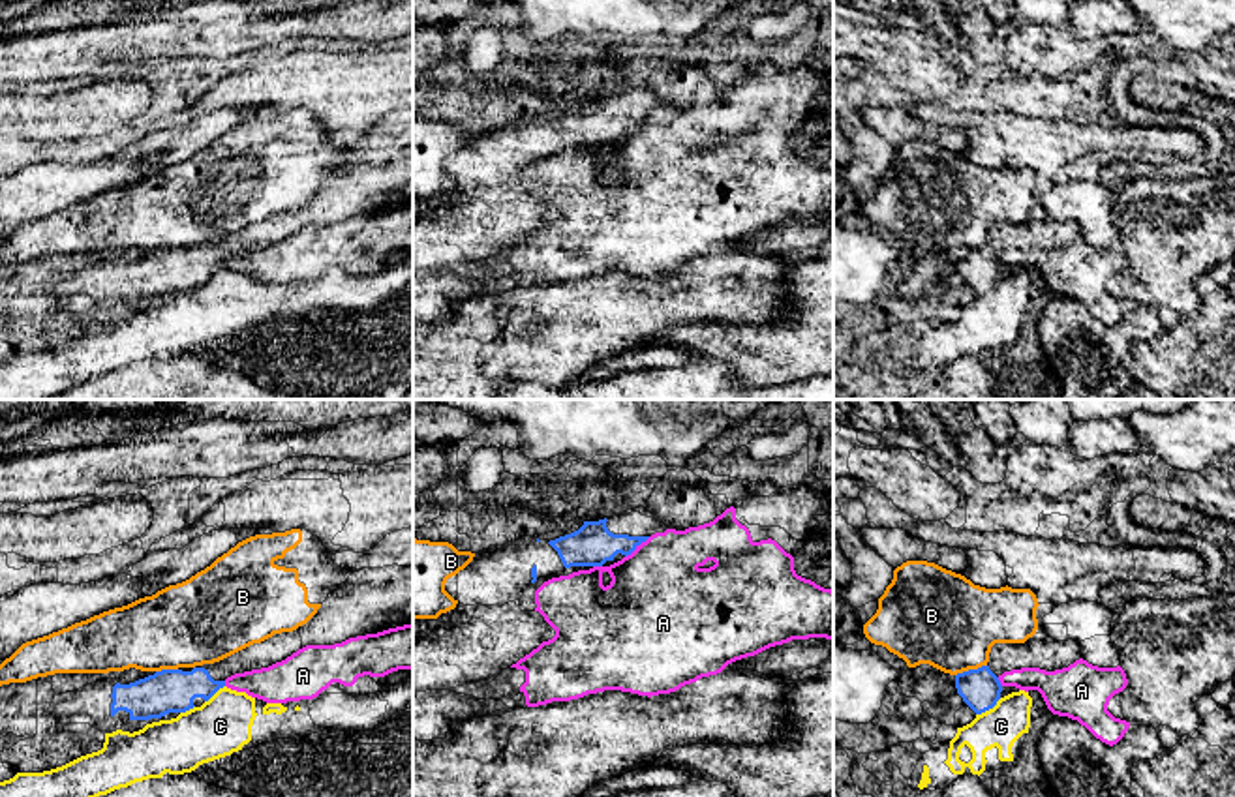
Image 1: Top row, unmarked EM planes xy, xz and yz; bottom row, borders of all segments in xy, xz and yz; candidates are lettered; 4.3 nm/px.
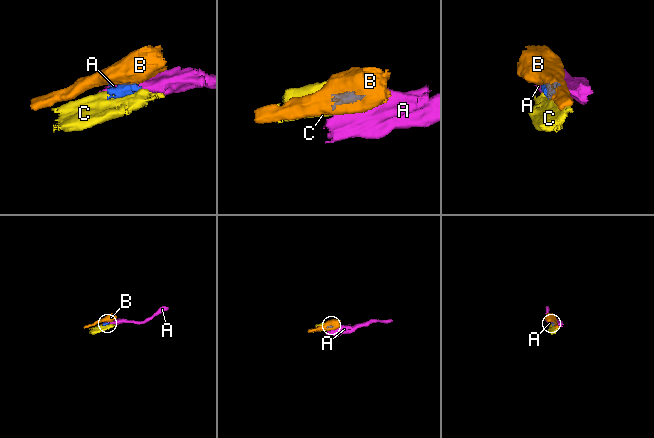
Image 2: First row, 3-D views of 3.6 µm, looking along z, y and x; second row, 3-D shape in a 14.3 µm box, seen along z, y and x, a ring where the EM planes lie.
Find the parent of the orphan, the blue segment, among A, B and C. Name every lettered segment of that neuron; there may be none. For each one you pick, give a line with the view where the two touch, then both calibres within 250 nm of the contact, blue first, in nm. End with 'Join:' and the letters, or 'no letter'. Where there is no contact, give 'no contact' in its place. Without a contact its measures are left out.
B: contact in yz; calibres 180 and 400 nm
Join: B

